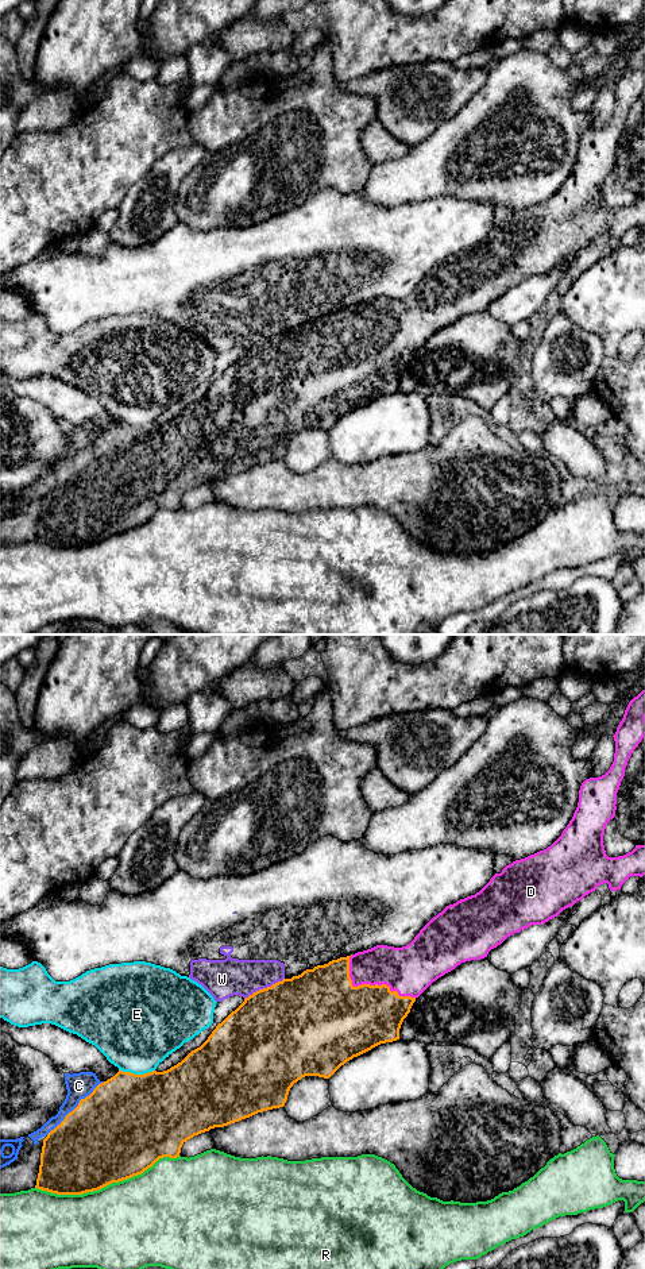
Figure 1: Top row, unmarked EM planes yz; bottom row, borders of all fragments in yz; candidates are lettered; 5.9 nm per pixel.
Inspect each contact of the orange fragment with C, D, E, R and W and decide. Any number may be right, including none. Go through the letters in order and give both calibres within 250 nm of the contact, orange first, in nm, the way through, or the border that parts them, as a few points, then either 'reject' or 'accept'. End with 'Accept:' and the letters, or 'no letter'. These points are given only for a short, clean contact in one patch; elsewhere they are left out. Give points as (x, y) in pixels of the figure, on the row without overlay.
C: 500/150 nm | reject
D: 420/280 nm | accept
E: 500/460 nm | reject
R: 500/480 nm | reject
W: 500/220 nm | along yz (284, 330), (254, 343), (244, 351) | reject
Accept: D

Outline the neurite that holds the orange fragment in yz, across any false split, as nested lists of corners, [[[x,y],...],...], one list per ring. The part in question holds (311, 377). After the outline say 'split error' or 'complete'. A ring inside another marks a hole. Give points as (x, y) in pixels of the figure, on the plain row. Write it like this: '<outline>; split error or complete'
[[[642,42],[637,49],[634,49],[623,66],[622,73],[619,74],[614,89],[615,93],[615,105],[614,113],[610,122],[599,128],[599,130],[590,130],[586,131],[579,142],[579,154],[578,159],[573,165],[572,171],[563,182],[561,188],[546,201],[540,202],[534,207],[530,207],[525,211],[515,212],[511,216],[506,217],[501,225],[495,225],[490,234],[475,247],[467,248],[464,251],[457,252],[453,256],[447,258],[441,265],[433,269],[414,289],[414,292],[402,300],[394,300],[387,297],[376,297],[371,301],[358,304],[352,308],[340,309],[337,312],[332,312],[328,316],[317,317],[313,321],[306,321],[298,328],[293,328],[291,331],[283,331],[273,336],[271,339],[259,342],[244,351],[244,354],[232,363],[221,375],[216,378],[208,392],[197,401],[192,402],[181,414],[171,418],[163,424],[148,424],[144,427],[135,427],[131,424],[119,423],[113,429],[108,431],[107,433],[99,436],[93,444],[81,451],[78,458],[69,464],[65,471],[51,482],[47,489],[43,491],[42,505],[40,505],[40,517],[39,525],[36,531],[35,540],[47,543],[57,547],[82,547],[86,544],[99,543],[112,535],[119,535],[134,528],[142,526],[144,522],[151,520],[159,510],[170,509],[177,510],[179,509],[182,497],[198,487],[201,485],[209,483],[215,479],[224,479],[231,475],[239,474],[242,471],[250,470],[258,464],[279,460],[283,459],[290,440],[294,435],[301,432],[305,428],[318,428],[324,431],[329,431],[341,417],[347,413],[358,409],[372,400],[393,394],[399,392],[399,381],[403,371],[410,364],[410,360],[416,351],[439,329],[444,328],[445,325],[455,321],[457,317],[471,312],[480,312],[487,309],[488,304],[498,297],[501,297],[507,289],[514,285],[520,285],[524,281],[528,281],[532,277],[542,277],[549,271],[557,269],[563,262],[573,258],[578,252],[582,252],[586,247],[595,243],[598,238],[607,235],[610,243],[621,242],[622,236],[630,228],[640,228],[645,227],[645,197],[636,197],[636,200],[618,209],[609,209],[605,202],[603,197],[603,186],[606,177],[610,171],[615,169],[617,162],[617,144],[619,142],[621,134],[625,128],[625,120],[627,113],[642,93],[645,88],[645,42]]]; split error

